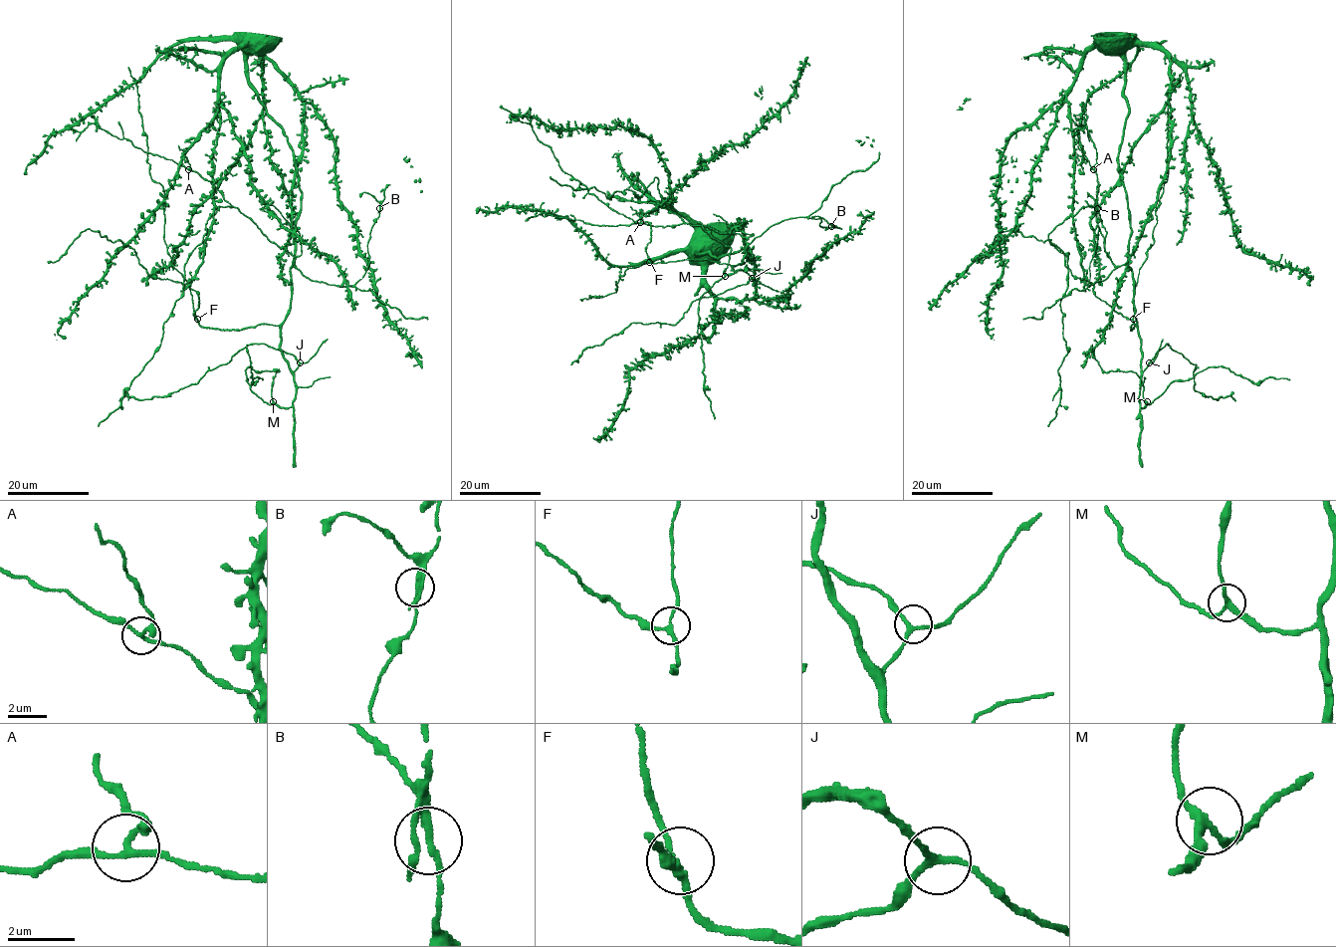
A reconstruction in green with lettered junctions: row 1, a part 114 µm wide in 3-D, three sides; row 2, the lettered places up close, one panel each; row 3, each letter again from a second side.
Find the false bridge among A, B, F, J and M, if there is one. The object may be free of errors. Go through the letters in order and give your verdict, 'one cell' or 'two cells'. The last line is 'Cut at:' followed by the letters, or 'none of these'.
A: two cells
B: one cell
F: one cell
J: one cell
M: one cell
Cut at: A

